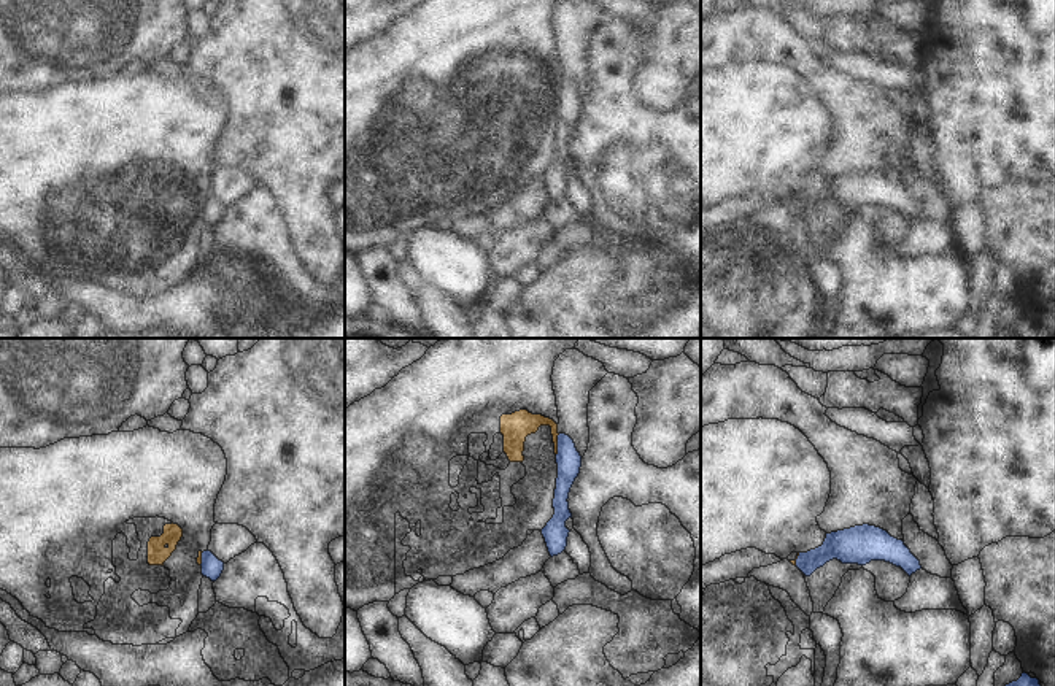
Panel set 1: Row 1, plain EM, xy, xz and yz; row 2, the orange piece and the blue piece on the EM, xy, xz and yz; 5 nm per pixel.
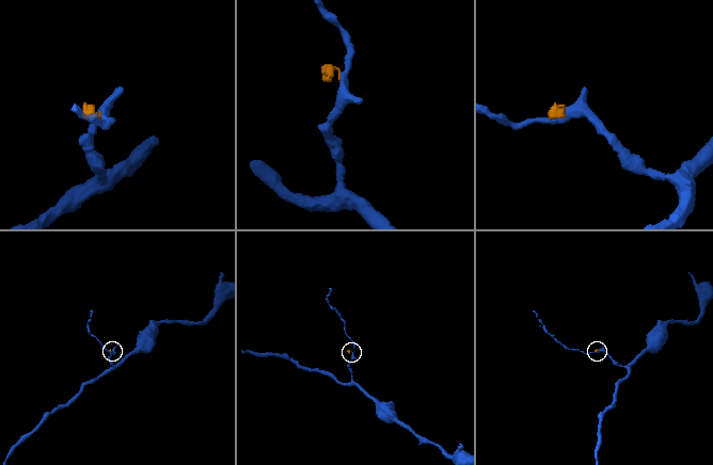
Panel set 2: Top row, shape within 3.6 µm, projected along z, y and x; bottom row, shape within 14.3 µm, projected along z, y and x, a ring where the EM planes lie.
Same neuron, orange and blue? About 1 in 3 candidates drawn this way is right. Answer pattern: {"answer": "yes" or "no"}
{"answer": "no"}

